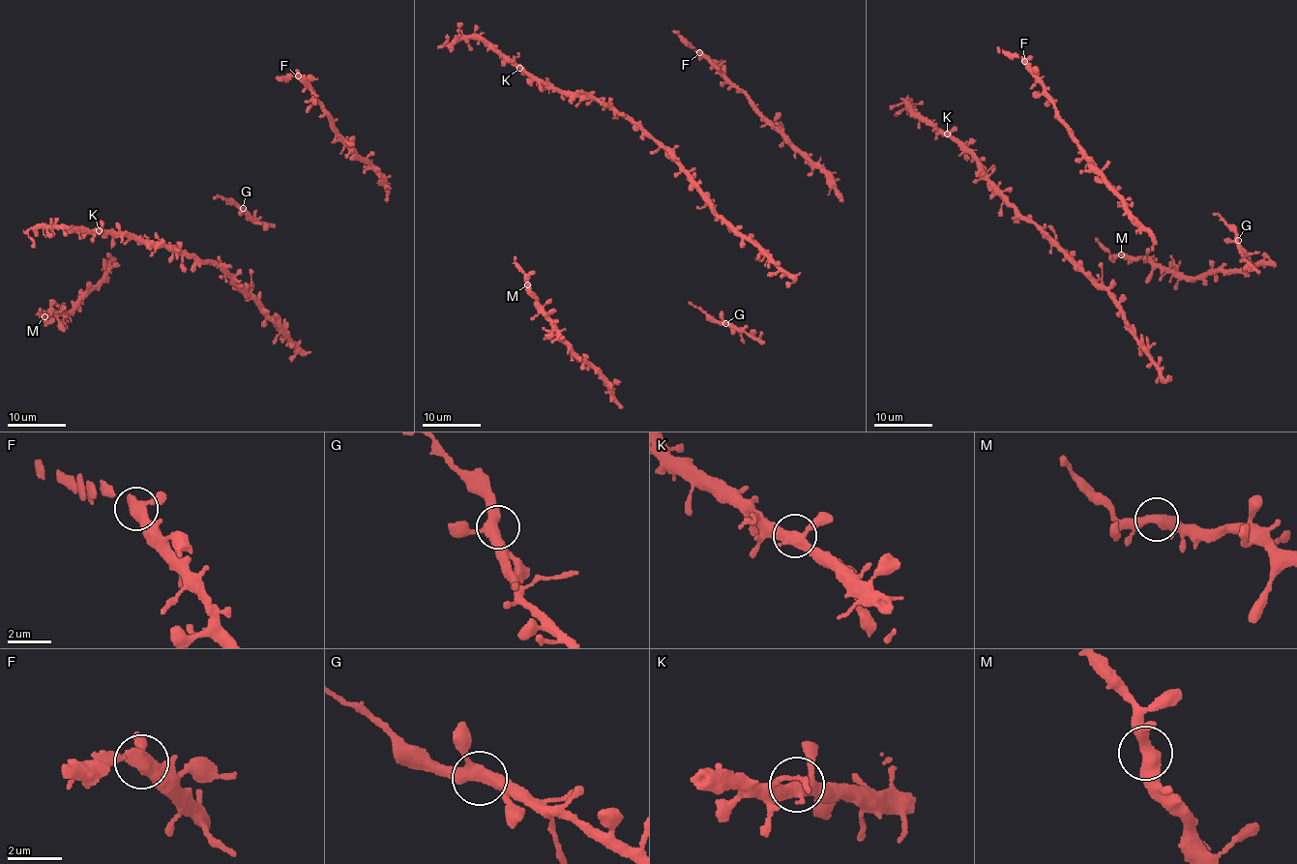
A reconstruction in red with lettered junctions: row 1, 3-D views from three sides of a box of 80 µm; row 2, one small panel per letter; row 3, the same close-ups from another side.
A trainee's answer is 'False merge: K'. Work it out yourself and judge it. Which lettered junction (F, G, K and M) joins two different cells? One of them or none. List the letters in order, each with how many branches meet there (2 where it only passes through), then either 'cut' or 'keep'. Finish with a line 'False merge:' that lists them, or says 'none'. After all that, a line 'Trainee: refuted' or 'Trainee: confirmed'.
F: branches 3; keep
G: branches 3; keep
K: branches 3; keep
M: branches 3; keep
False merge: none
Trainee: refuted

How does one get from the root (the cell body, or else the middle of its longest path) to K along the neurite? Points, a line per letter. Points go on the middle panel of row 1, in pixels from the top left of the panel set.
K: (730, 229), (692, 177), (630, 120), (594, 99), (565, 95), (537, 82), (519, 68)

